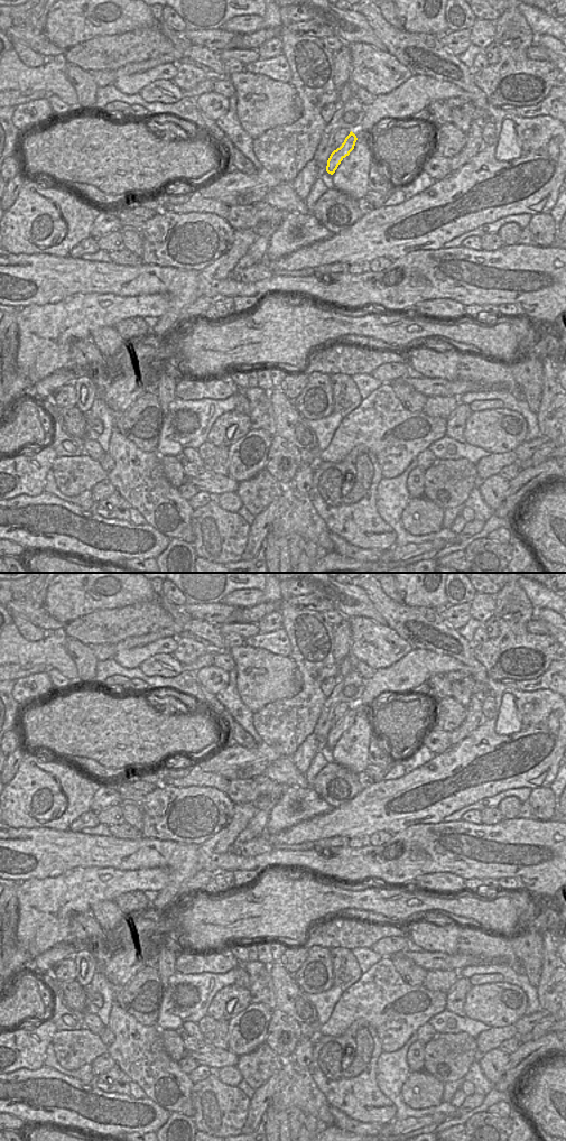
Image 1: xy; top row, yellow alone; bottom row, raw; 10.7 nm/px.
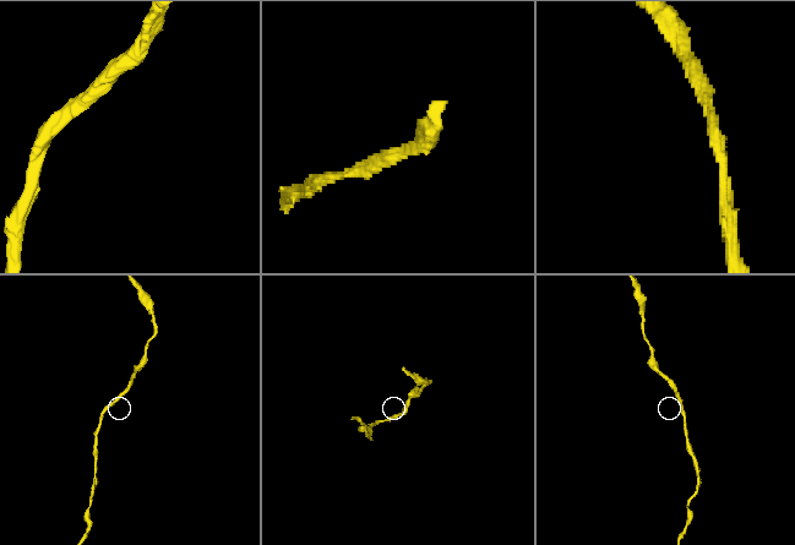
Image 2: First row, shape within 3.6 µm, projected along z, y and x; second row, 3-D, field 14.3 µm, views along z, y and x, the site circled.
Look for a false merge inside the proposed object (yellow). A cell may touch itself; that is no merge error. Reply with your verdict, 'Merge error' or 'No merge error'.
No merge error.

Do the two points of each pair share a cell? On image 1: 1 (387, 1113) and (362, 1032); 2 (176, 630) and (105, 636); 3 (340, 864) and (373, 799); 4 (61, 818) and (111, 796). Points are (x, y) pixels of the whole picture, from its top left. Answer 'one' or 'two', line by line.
1: one
2: two
3: two
4: two

